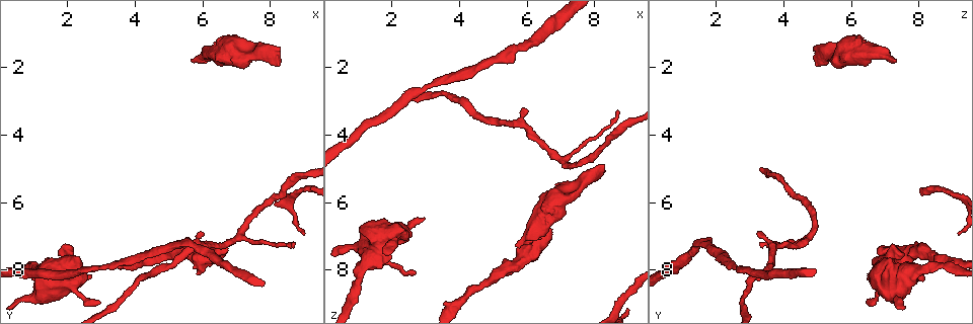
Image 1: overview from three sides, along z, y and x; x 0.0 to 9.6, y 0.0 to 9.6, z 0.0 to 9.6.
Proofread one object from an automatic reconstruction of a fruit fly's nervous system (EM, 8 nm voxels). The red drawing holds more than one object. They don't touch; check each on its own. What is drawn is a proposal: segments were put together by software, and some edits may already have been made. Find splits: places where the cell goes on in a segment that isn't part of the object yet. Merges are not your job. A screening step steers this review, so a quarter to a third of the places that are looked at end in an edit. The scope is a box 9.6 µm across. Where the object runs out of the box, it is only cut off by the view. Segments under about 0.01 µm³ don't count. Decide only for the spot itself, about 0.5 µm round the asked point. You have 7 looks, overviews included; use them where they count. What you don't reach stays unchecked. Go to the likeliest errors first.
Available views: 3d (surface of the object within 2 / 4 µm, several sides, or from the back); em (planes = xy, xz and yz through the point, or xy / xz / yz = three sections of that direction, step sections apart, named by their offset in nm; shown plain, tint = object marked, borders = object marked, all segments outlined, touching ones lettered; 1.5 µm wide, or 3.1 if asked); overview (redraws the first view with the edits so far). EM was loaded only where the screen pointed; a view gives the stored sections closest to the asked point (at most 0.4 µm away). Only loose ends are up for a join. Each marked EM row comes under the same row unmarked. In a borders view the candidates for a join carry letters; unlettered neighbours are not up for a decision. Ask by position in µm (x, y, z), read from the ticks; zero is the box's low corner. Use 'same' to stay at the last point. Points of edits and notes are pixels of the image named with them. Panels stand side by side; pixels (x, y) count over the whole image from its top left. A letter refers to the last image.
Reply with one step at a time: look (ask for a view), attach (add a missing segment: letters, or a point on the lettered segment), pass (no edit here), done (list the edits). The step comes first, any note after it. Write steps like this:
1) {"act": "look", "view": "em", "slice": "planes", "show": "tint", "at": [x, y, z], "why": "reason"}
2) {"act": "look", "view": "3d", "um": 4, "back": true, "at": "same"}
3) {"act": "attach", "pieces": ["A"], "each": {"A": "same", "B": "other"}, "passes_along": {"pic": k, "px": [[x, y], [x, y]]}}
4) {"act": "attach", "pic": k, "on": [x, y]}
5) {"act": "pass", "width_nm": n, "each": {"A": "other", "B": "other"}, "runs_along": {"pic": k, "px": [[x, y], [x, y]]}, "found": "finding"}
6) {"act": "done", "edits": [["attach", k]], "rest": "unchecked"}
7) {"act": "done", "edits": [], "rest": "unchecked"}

{"act": "look", "view": "em", "slice": "xy", "step": 8, "show": "borders", "at": [8.25, 1.80, 4.95]}

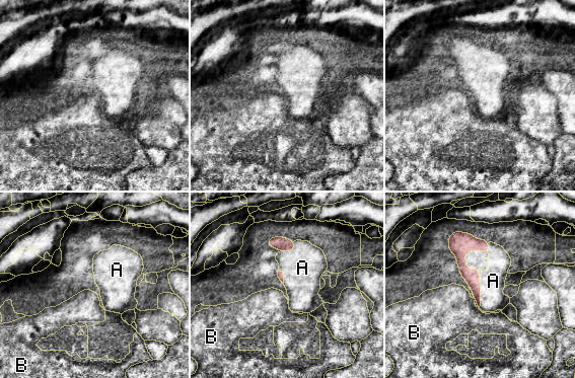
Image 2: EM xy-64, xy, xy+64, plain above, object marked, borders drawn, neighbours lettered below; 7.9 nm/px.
{"act": "look", "view": "em", "slice": "planes", "show": "borders", "at": "same"}

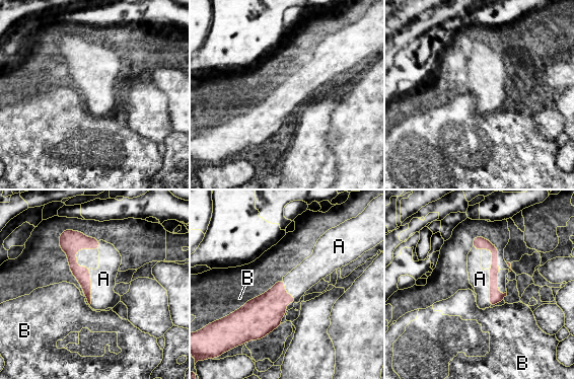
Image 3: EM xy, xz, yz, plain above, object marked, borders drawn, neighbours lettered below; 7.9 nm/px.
{"act": "attach", "pieces": ["A"], "each": {"A": "same", "B": "other"}, "passes_along": {"pic": 3, "px": [[266, 310], [293, 296], [310, 271]]}, "found": "the cell continues"}

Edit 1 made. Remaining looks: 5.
{"act": "look", "view": "3d", "um": 4, "at": [2.70, 8.20, 8.10], "why": "an open end"}

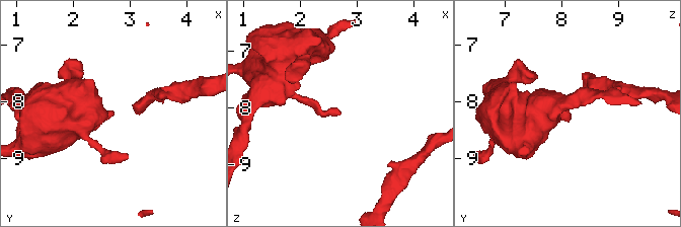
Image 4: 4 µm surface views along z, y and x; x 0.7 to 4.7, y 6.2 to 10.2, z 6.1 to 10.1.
{"act": "look", "view": "em", "slice": "planes", "show": "borders", "at": [2.65, 8.20, 8.15]}

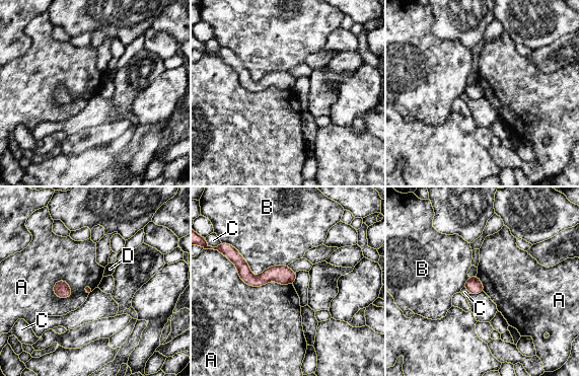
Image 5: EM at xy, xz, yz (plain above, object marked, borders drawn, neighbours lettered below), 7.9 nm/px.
{"act": "pass", "each": {"A": "other", "B": "other", "C": "other", "D": "other"}, "runs_along": {"pic": 5, "px": [[233, 258], [252, 278], [293, 276]]}, "found": "none of them fits"}

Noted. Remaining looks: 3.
{"act": "look", "view": "em", "slice": "xy", "step": 4, "show": "borders", "at": [6.50, 7.40, 6.80], "why": "branch stops here"}

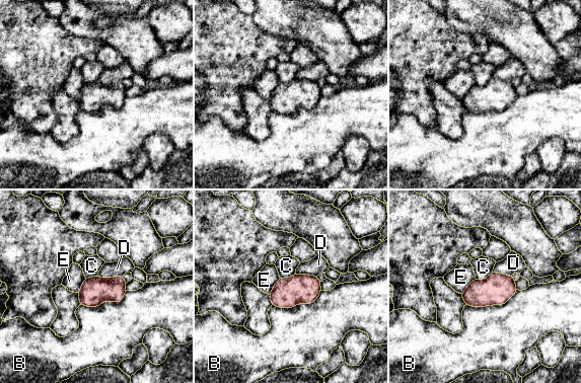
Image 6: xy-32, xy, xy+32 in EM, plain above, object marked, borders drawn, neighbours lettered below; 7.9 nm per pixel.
{"act": "pass", "each": {"B": "other", "C": "other", "D": "other", "E": "other"}, "border": {"pic": 6, "px": [[96, 276], [103, 278], [122, 277]]}, "found": "none of them fits"}

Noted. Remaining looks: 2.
{"act": "done", "edits": [["attach", 3]], "rest": "unchecked"}

